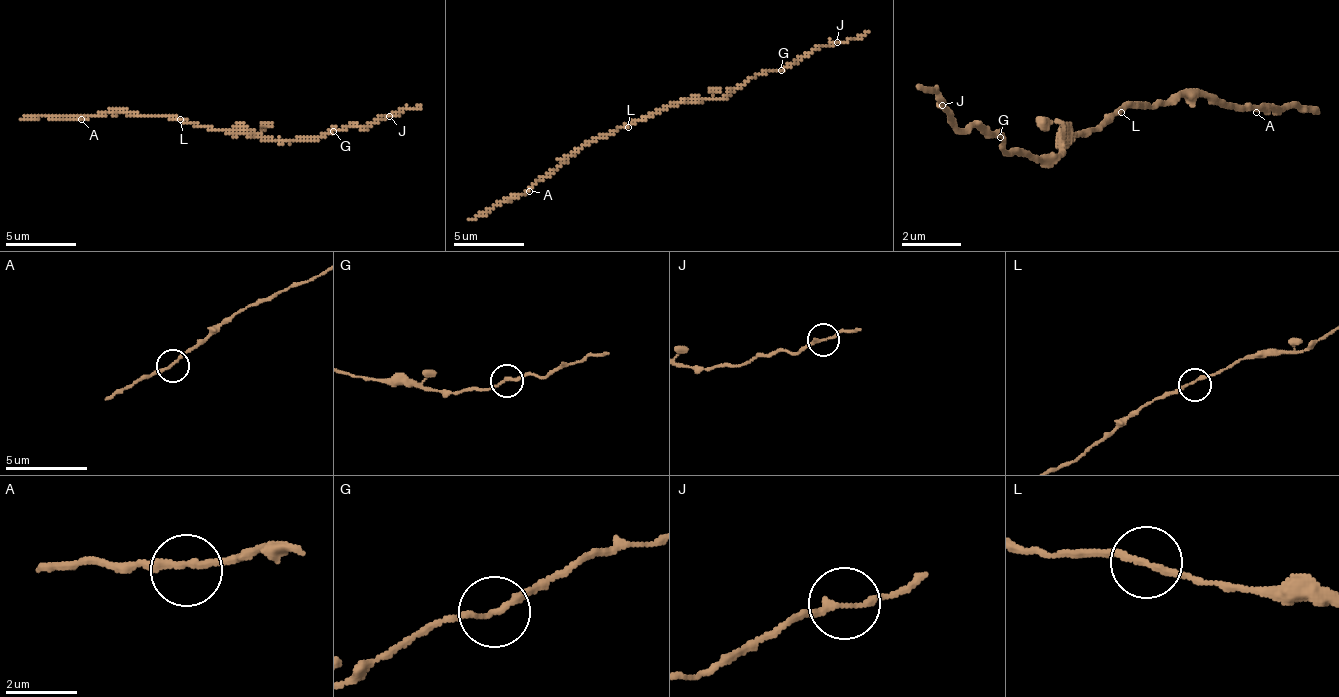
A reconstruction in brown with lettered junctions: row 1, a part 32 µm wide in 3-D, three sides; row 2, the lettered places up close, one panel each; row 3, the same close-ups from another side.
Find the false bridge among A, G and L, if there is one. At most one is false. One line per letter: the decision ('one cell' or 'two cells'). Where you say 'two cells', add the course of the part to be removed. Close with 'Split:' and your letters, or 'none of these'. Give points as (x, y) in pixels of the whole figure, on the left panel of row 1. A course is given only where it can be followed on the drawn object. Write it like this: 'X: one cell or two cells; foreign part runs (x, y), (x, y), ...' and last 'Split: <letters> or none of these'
A: one cell
G: one cell
L: one cell
Split: none of these

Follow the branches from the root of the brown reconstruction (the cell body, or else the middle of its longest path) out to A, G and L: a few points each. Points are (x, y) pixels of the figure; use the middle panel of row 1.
A: (667, 110), (656, 110), (585, 141), (529, 191)
G: (667, 110), (681, 102), (702, 102), (706, 99), (731, 95), (759, 74), (780, 71)
L: (667, 110), (656, 110), (628, 127)

